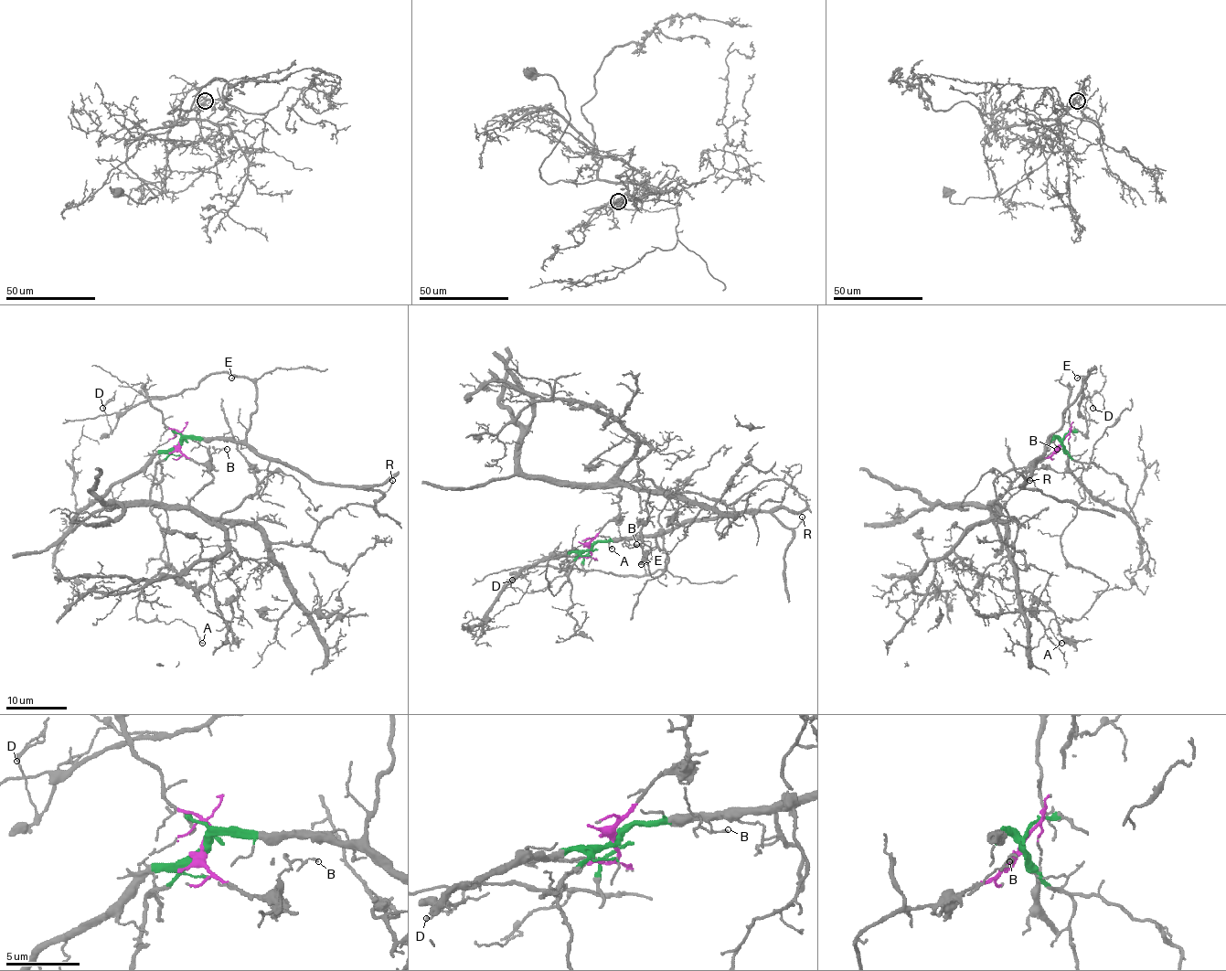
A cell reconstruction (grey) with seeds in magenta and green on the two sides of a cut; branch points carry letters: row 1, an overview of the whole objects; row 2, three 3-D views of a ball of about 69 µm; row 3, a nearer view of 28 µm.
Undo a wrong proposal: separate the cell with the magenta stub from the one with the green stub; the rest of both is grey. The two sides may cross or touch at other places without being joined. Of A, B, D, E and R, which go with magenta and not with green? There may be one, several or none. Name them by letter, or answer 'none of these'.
B

